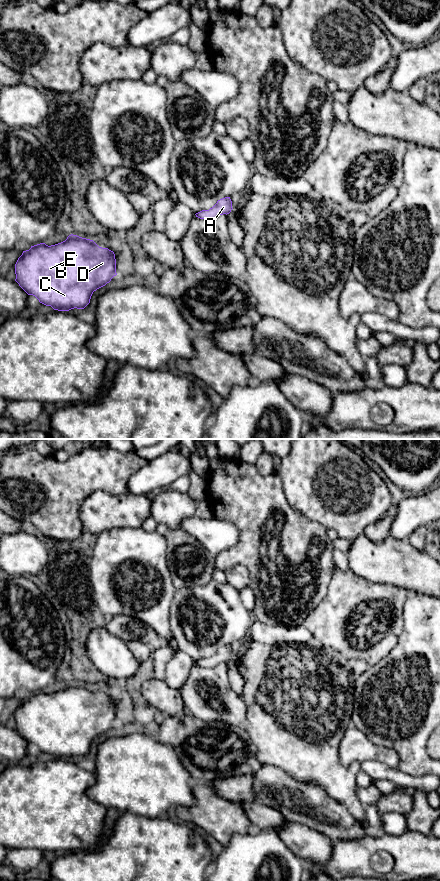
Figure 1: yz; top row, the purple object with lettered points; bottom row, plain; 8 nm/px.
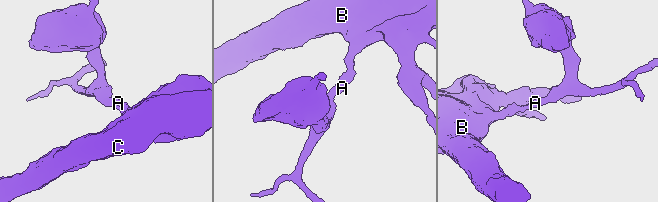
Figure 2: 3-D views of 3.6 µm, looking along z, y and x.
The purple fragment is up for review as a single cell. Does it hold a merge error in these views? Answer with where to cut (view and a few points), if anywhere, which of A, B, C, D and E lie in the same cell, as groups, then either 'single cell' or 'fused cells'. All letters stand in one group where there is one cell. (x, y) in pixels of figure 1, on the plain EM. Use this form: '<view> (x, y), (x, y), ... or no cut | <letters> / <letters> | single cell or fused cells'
no cut | A B C D E | single cell

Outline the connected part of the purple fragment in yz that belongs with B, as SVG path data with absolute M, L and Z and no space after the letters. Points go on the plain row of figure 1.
M69 683L61 691L48 694L40 691L23 699L15 712L15 729L40 751L54 758L84 757L94 739L105 734L117 723L113 699L99 695L93 688Z

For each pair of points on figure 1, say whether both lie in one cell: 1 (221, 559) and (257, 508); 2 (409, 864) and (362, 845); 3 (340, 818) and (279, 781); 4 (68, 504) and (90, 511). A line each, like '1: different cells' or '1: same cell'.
1: same cell
2: same cell
3: same cell
4: different cells

